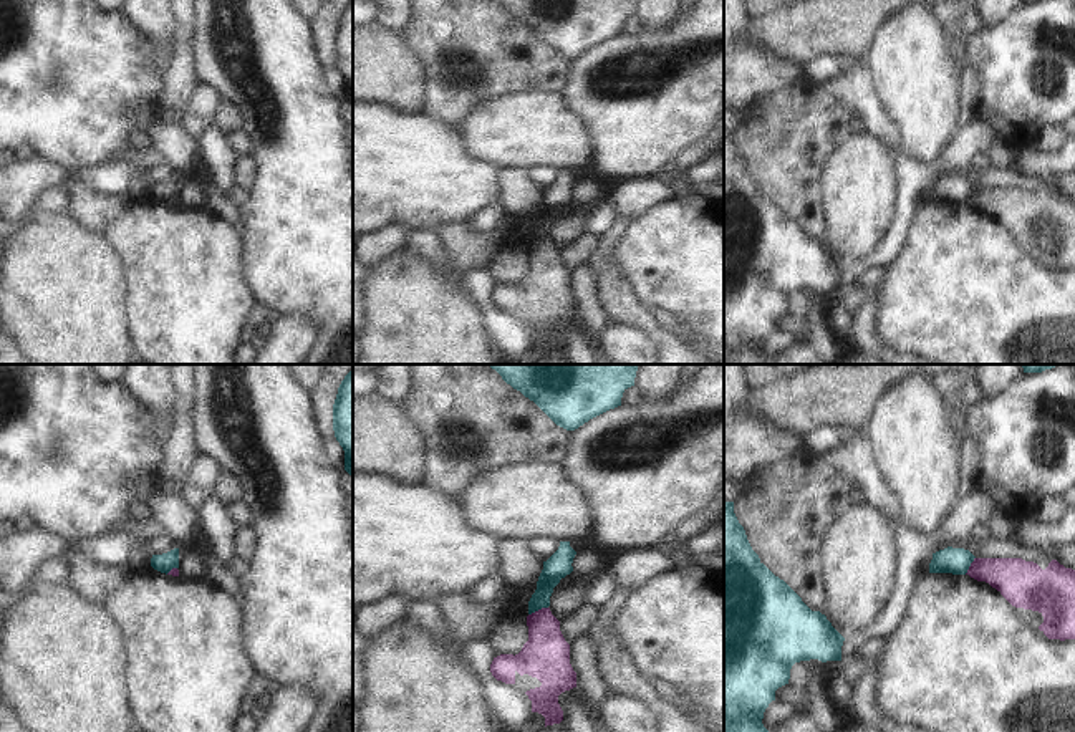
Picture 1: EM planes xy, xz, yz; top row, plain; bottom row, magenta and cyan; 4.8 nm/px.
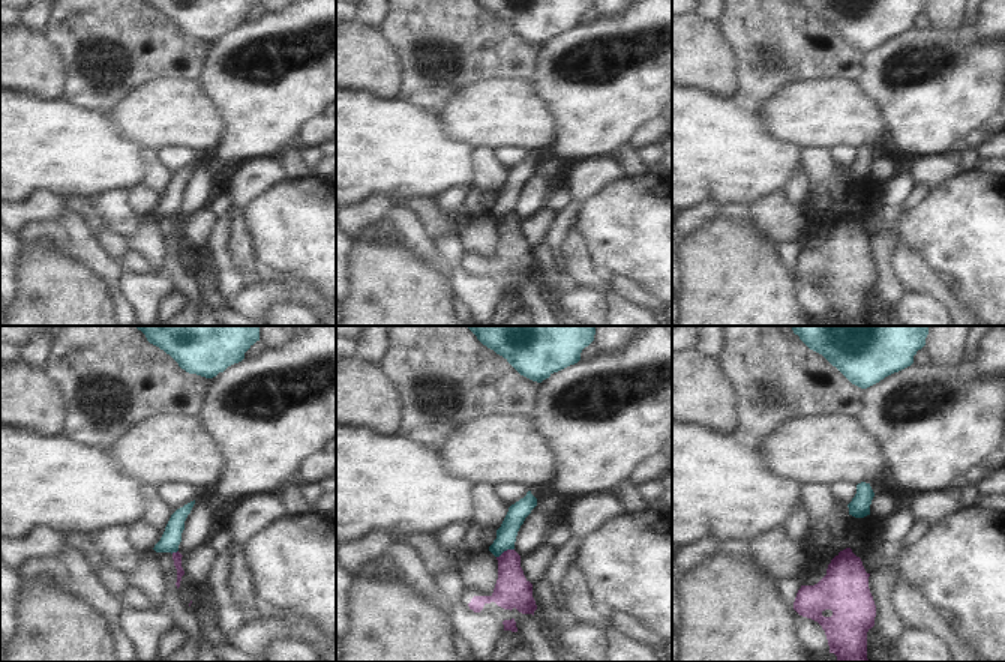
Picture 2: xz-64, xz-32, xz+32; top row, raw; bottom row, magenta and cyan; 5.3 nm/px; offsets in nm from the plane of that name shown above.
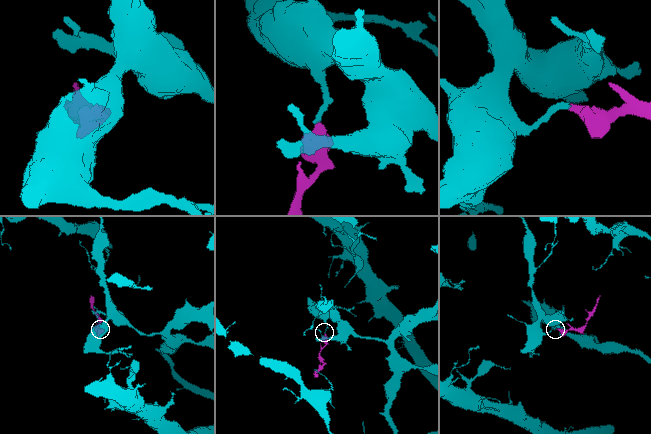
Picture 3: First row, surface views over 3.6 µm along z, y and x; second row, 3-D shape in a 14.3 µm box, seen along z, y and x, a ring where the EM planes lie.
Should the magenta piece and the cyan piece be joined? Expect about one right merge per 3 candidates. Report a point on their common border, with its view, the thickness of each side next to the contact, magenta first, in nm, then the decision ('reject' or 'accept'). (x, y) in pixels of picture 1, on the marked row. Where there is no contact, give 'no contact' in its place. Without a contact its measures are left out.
xz (537, 611) | 220/120 nm | reject

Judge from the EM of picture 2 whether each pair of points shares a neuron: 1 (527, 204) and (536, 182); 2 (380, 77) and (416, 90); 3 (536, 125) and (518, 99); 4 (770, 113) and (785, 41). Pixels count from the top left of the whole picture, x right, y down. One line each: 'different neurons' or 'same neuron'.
1: same neuron
2: different neurons
3: same neuron
4: different neurons

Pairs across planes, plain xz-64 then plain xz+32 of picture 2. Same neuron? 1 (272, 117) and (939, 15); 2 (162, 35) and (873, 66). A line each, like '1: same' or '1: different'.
1: different
2: different

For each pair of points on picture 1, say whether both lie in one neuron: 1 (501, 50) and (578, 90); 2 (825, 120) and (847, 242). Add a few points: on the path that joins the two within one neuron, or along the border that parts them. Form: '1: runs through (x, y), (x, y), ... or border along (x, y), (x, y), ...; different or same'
1: border along (572, 60), (565, 86), (560, 91); different
2: border along (853, 133), (825, 161), (822, 189); different

